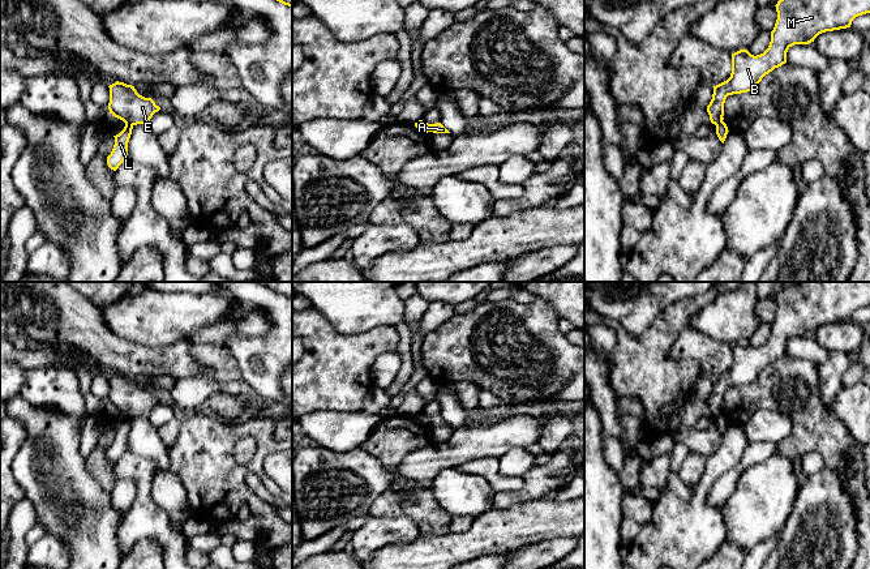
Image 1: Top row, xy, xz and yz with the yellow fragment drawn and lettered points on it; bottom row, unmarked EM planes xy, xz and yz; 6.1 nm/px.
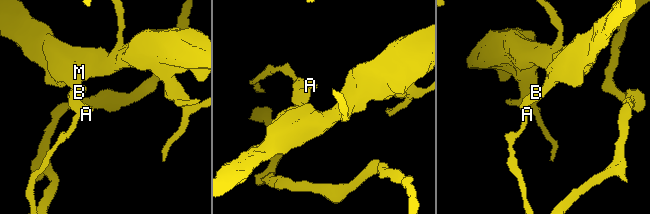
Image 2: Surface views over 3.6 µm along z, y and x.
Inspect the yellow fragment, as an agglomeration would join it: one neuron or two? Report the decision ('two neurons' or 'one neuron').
two neurons

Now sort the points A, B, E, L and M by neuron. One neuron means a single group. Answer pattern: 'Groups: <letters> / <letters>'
Groups: A B E M / L

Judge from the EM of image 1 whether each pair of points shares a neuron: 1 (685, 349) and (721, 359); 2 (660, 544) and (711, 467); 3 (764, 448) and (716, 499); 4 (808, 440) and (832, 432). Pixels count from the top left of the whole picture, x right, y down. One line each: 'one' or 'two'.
1: one
2: one
3: one
4: one

